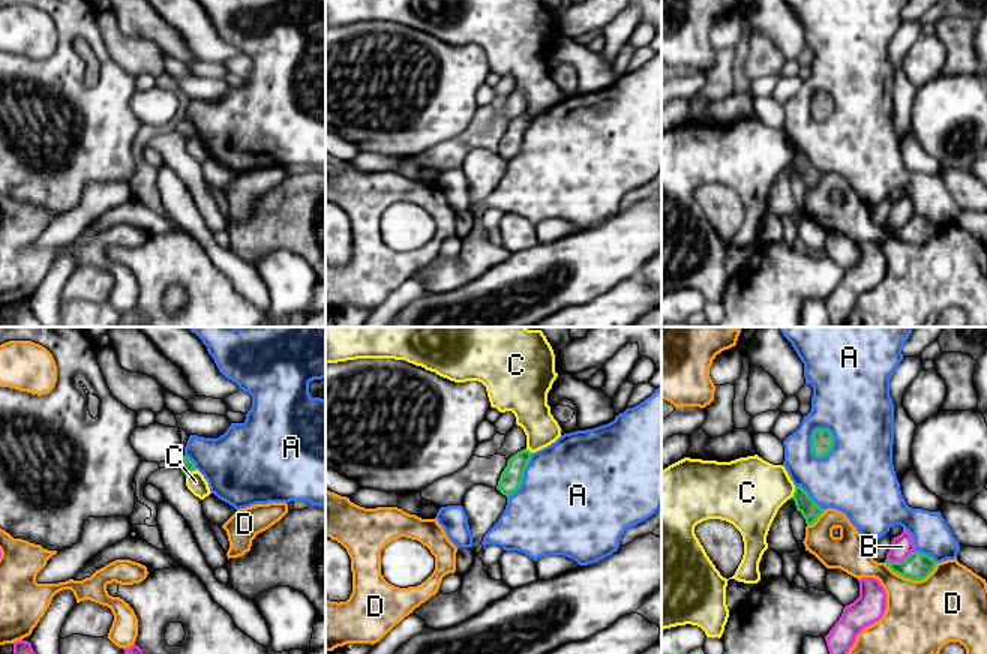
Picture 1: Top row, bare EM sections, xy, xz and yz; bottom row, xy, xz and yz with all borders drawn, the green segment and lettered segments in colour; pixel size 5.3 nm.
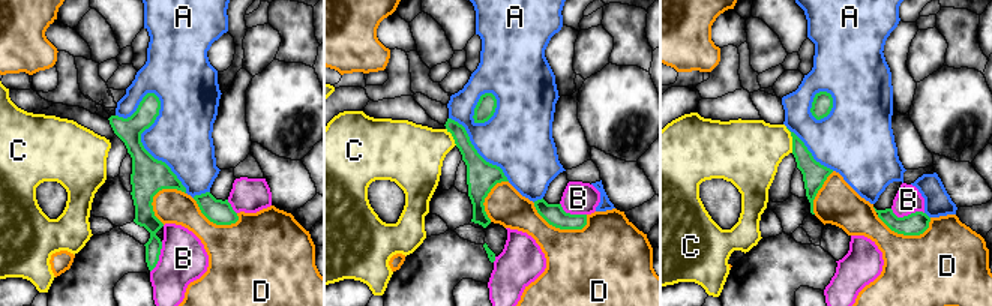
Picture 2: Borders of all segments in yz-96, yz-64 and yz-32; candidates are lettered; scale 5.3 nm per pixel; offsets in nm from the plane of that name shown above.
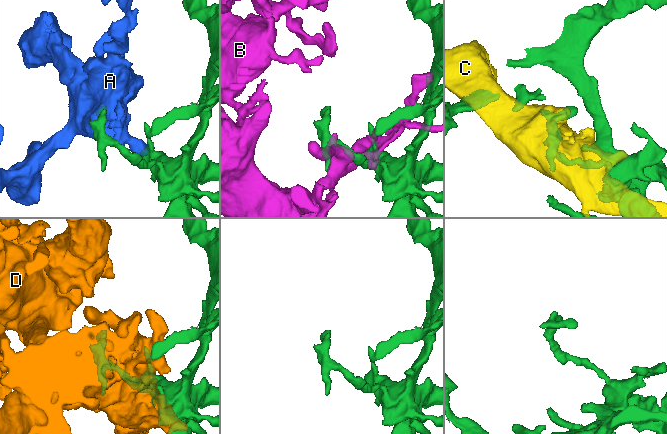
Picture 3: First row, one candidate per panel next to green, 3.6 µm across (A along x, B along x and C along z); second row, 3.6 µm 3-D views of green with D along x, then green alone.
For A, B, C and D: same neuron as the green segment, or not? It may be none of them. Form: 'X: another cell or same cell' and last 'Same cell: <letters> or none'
A: another cell
B: another cell
C: another cell
D: another cell
Same cell: none

